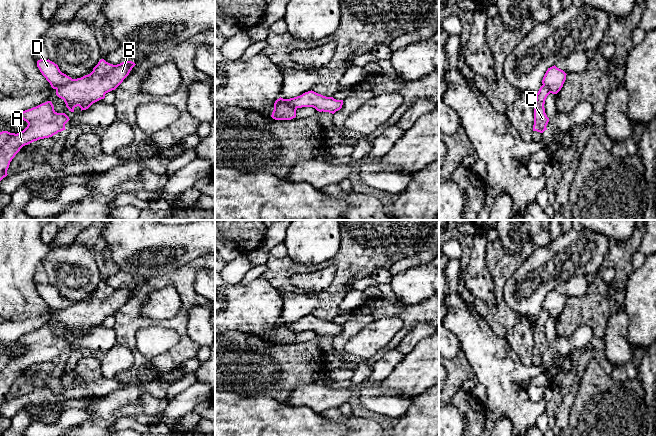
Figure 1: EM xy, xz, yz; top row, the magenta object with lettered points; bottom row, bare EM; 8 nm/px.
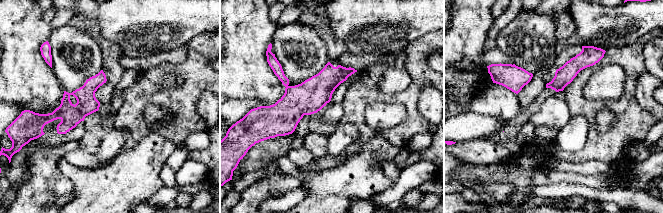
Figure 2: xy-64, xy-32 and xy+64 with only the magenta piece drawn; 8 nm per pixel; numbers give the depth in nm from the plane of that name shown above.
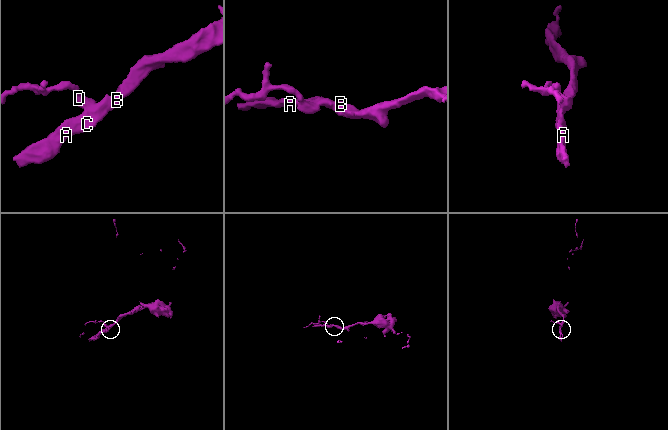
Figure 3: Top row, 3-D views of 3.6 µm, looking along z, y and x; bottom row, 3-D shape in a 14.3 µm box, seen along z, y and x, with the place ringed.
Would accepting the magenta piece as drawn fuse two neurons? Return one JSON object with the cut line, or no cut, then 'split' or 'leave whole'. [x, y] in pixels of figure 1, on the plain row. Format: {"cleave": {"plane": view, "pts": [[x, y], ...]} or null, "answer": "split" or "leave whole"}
{"cleave": {"plane": "xy", "pts": [[74, 303], [56, 313]]}, "answer": "split"}

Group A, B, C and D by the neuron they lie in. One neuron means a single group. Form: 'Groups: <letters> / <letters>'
Groups: A B C / D

